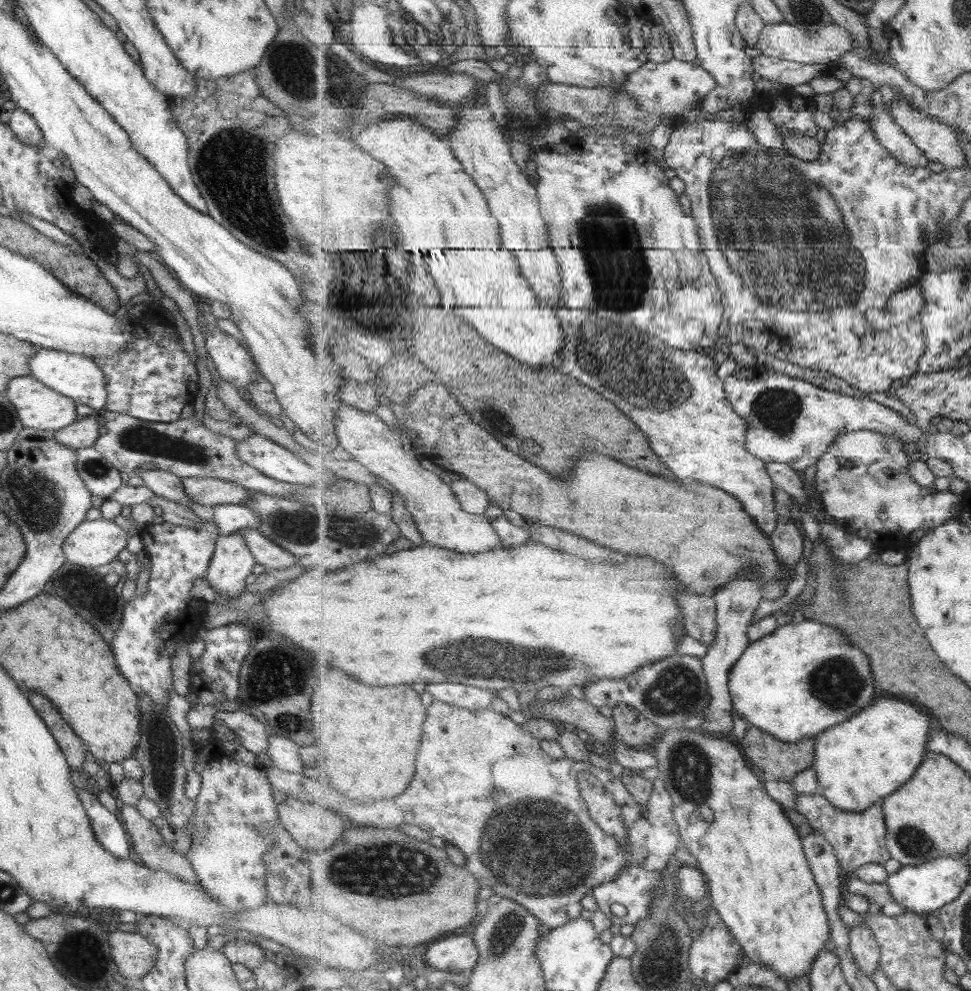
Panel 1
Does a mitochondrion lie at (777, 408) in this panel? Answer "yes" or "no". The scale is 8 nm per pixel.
yes

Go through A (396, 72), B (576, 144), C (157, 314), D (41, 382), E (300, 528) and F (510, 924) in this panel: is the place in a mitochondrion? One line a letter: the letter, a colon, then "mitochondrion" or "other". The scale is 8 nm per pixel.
A: other
B: other
C: other
D: other
E: mitochondrion
F: mitochondrion

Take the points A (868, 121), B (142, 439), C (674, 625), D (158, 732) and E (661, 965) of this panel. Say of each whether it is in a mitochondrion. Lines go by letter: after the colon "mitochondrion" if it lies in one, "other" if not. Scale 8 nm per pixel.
A: other
B: mitochondrion
C: other
D: mitochondrion
E: mitochondrion

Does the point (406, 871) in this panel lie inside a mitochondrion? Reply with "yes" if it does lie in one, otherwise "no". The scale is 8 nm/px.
yes

